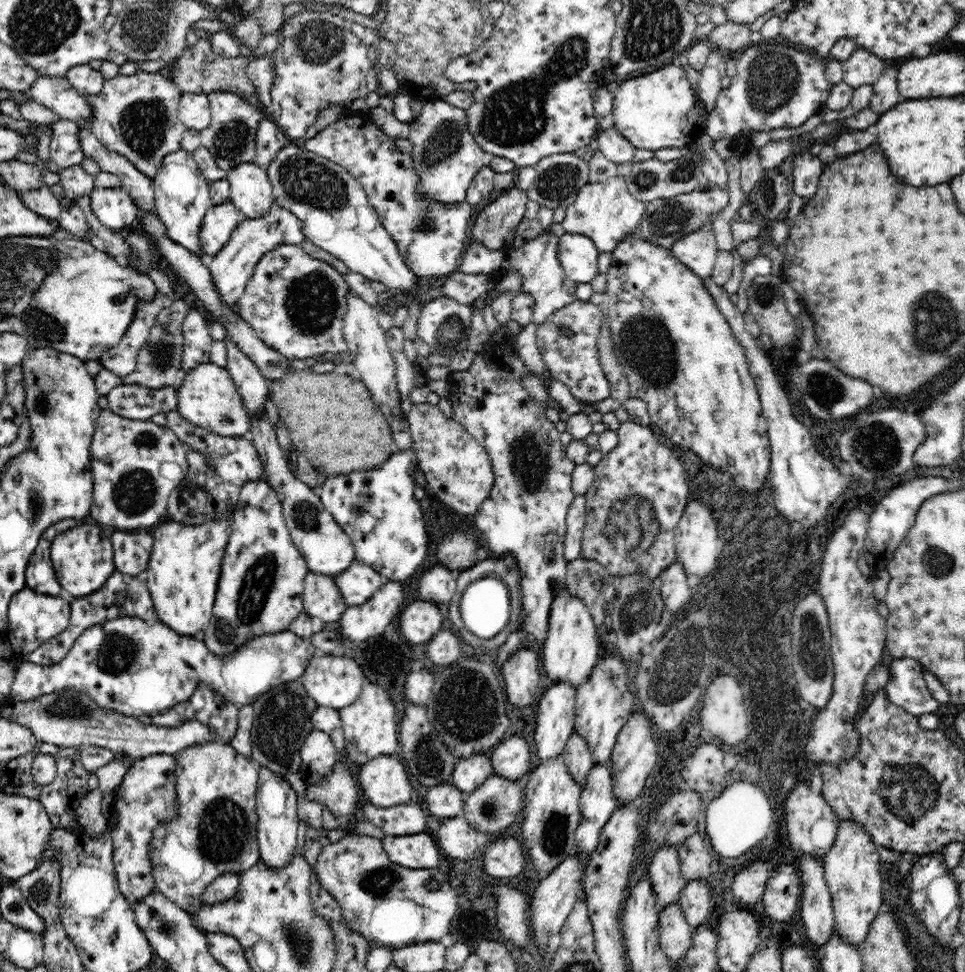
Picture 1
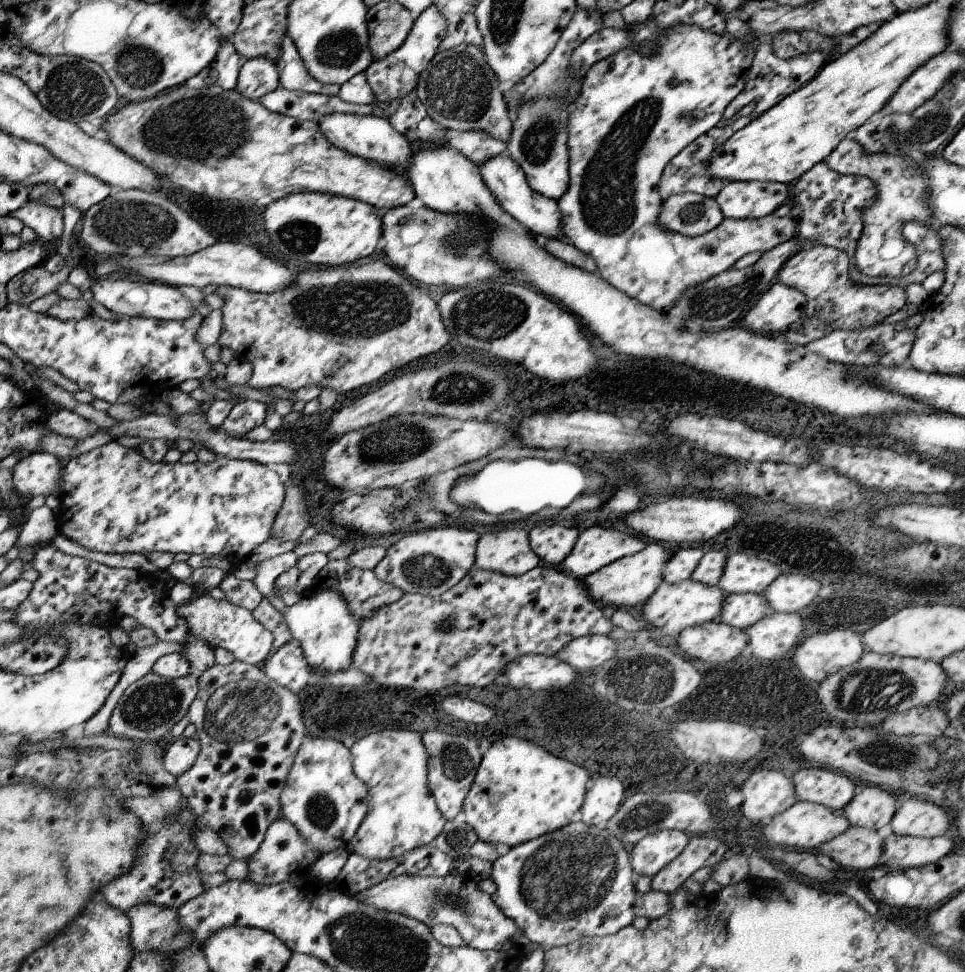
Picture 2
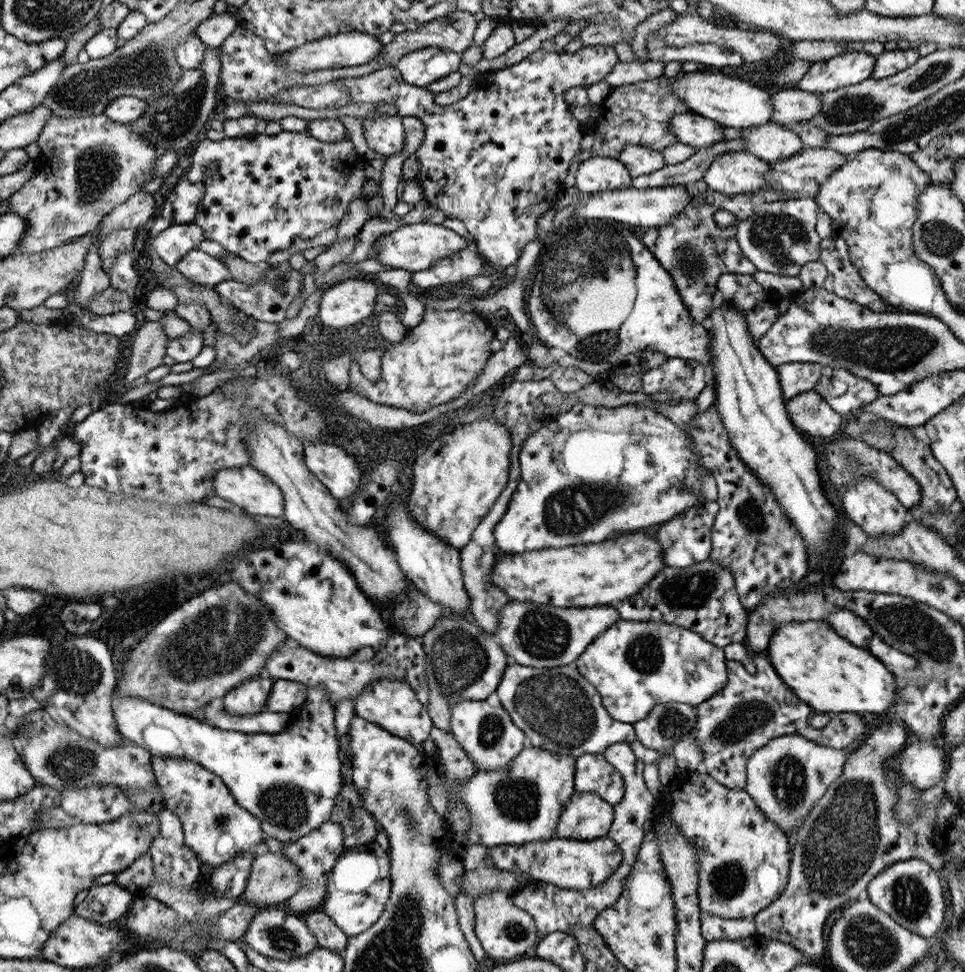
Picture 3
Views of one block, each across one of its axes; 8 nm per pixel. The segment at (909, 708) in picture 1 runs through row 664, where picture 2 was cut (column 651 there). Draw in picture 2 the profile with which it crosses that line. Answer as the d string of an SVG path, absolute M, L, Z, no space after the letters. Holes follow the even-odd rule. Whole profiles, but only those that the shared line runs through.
M583 822L567 824L565 828L529 840L493 862L491 878L497 890L491 894L495 906L503 916L515 920L517 928L541 948L561 948L577 942L579 938L605 938L627 926L637 916L665 916L673 908L671 896L663 892L649 892L649 898L635 890L635 872L629 864L629 854L623 850L623 842L615 840L607 830L587 826Z

